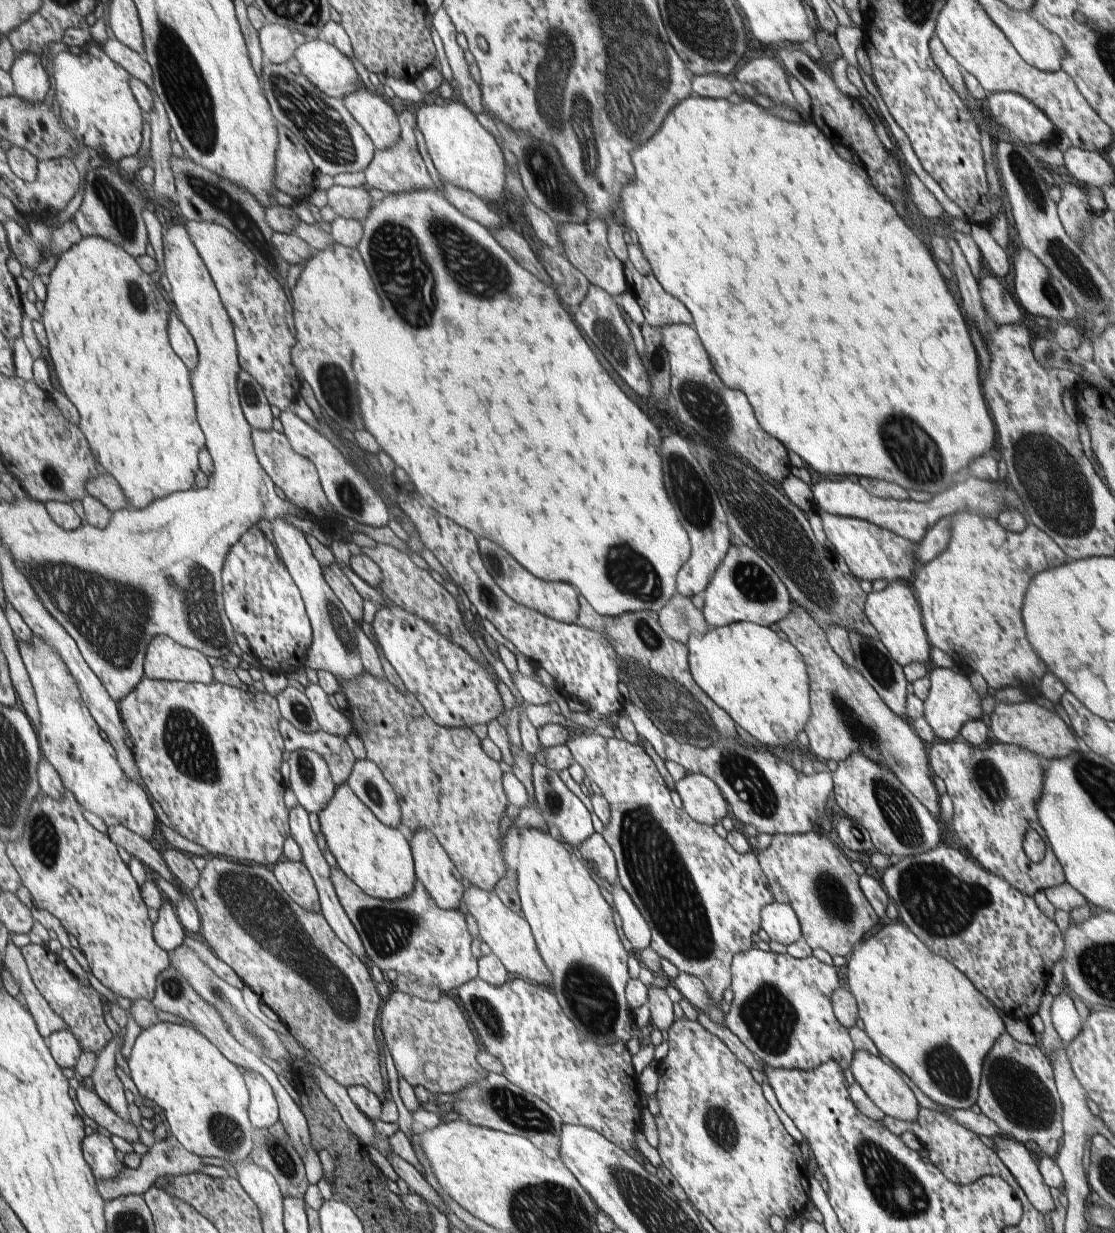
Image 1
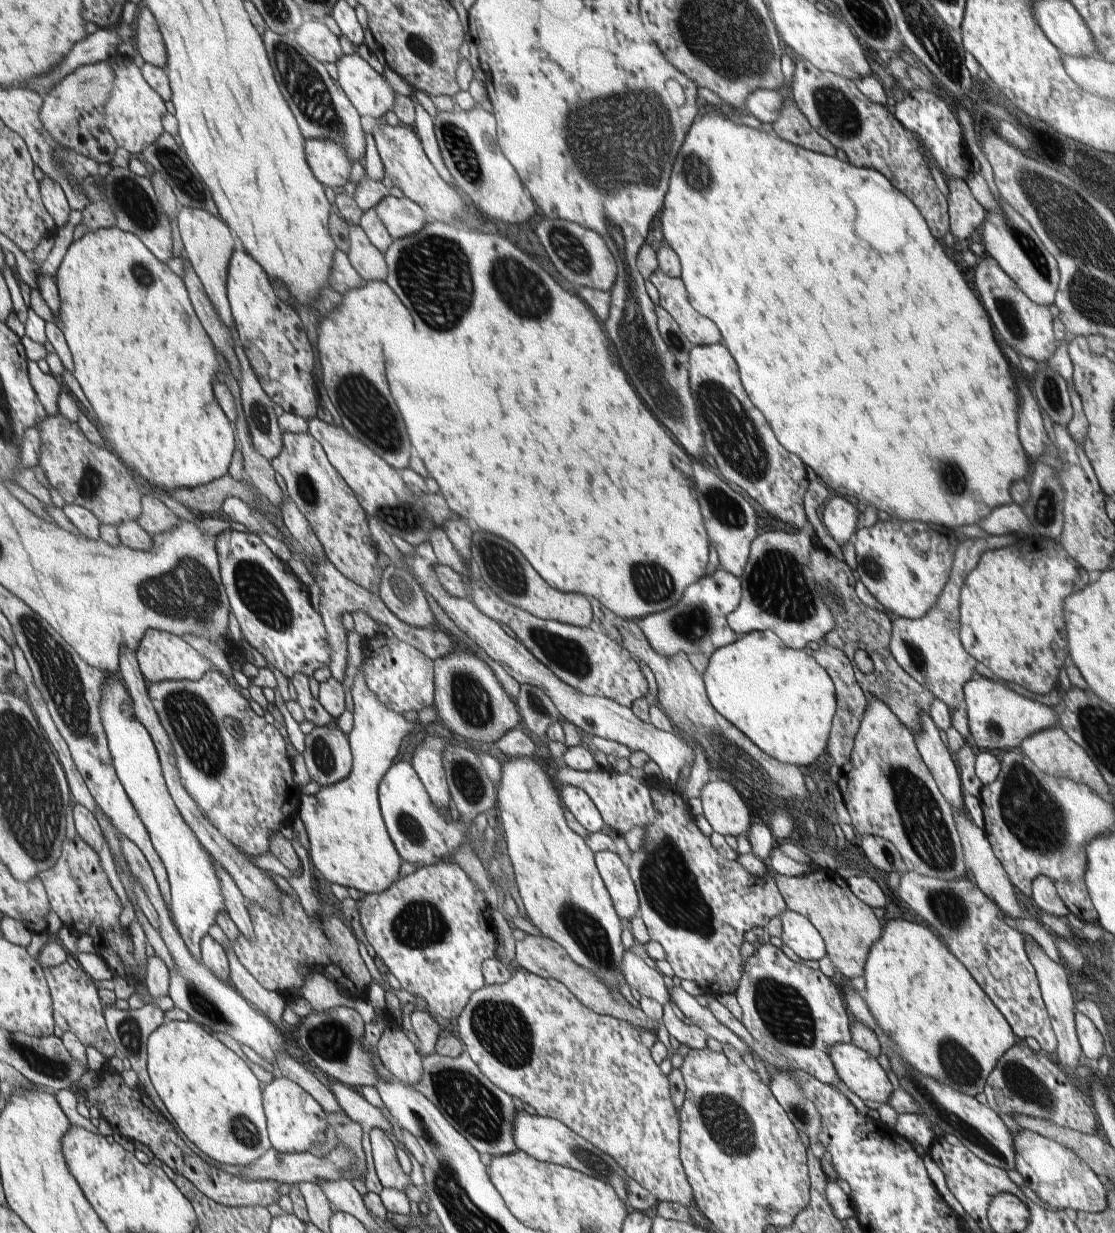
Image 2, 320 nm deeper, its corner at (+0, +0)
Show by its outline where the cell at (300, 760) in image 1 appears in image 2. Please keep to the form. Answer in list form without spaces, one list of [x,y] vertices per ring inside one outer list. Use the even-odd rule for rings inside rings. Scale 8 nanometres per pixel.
[[[331,723],[315,727],[305,737],[303,757],[311,780],[321,787],[344,780],[353,767],[347,735]]]

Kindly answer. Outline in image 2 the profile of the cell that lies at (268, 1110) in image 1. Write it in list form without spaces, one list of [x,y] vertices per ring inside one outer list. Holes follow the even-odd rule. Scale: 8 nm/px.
[[[276,1076],[265,1088],[265,1111],[269,1119],[269,1133],[273,1141],[274,1149],[281,1153],[308,1153],[313,1146],[320,1147],[327,1141],[325,1132],[329,1128],[328,1120],[326,1119],[325,1108],[309,1093],[296,1084],[293,1080],[284,1076]]]

